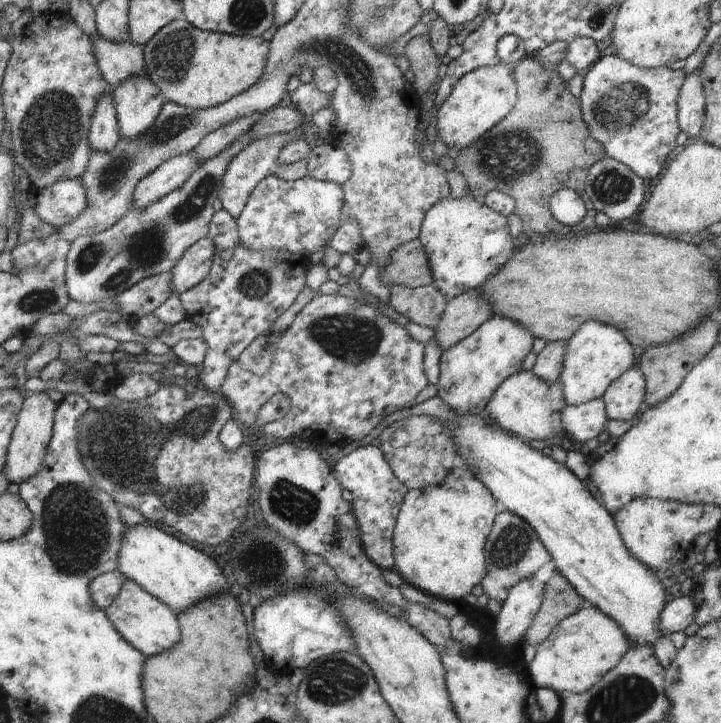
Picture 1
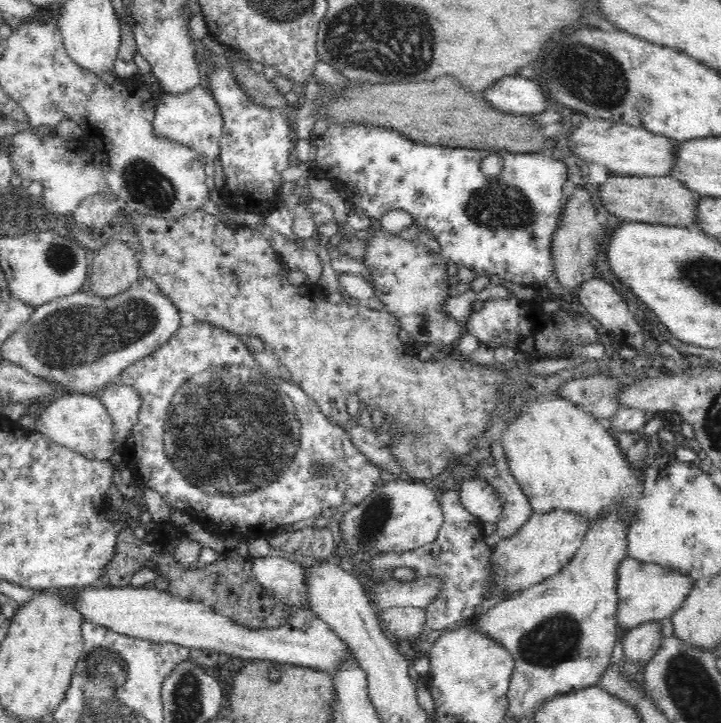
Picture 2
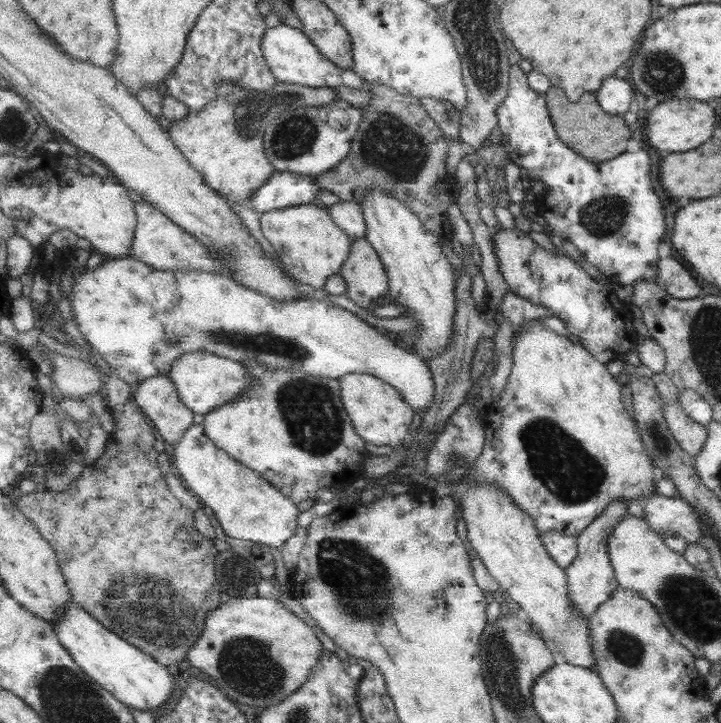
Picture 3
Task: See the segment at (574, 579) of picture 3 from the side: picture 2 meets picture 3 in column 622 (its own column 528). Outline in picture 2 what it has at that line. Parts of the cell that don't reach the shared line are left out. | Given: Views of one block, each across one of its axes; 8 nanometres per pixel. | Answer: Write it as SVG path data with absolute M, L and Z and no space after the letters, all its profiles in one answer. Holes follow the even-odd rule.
M485 459L478 464L475 476L482 477L502 499L503 512L496 523L497 534L502 539L512 536L531 518L533 509L530 499L524 495L515 477L503 465L493 466L491 460Z

